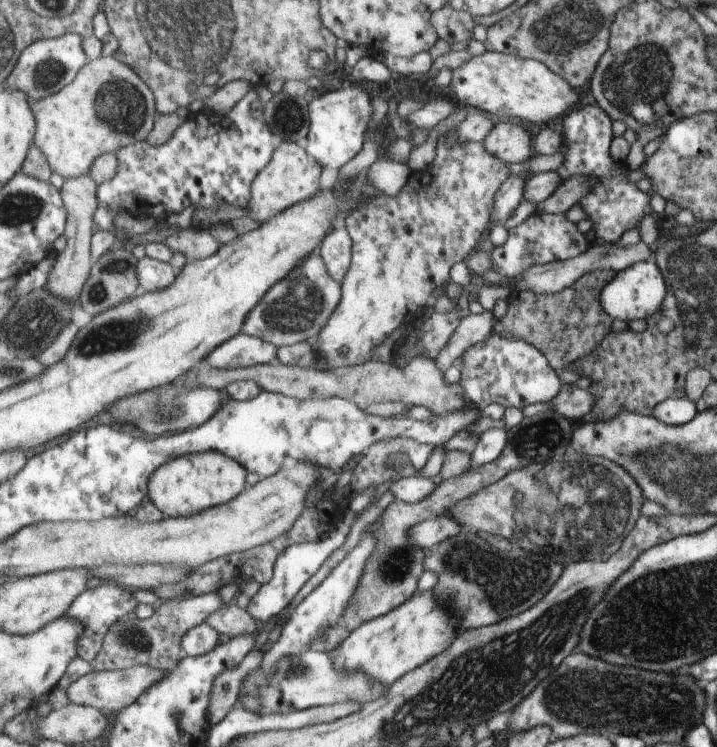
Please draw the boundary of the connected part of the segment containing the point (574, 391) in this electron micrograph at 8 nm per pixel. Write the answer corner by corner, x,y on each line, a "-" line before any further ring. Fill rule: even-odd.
564,384
559,395
551,400
557,413
570,420
582,420
594,408
594,395
575,384

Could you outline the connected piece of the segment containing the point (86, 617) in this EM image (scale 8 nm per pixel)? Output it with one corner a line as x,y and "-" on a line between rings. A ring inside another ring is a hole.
104,582
99,587
87,590
82,594
66,614
85,626
85,631
82,633
78,645
78,656
89,663
96,660
104,648
107,634
112,626
120,619
134,615
138,603
133,590
129,590
116,582

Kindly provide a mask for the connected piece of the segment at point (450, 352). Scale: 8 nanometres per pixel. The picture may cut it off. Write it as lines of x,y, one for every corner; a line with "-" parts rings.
484,311
481,314
465,314
450,337
447,345
435,358
435,366
443,373
450,366
455,364
455,360
475,344
482,343
492,332
494,332
496,317
492,311

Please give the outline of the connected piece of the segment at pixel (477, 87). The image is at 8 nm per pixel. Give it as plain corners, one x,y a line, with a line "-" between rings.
498,51
475,56
463,67
454,69
450,96
456,104
462,103
468,109
476,107
498,118
517,116
522,121
538,124
564,116
580,100
572,85
551,67
534,59

